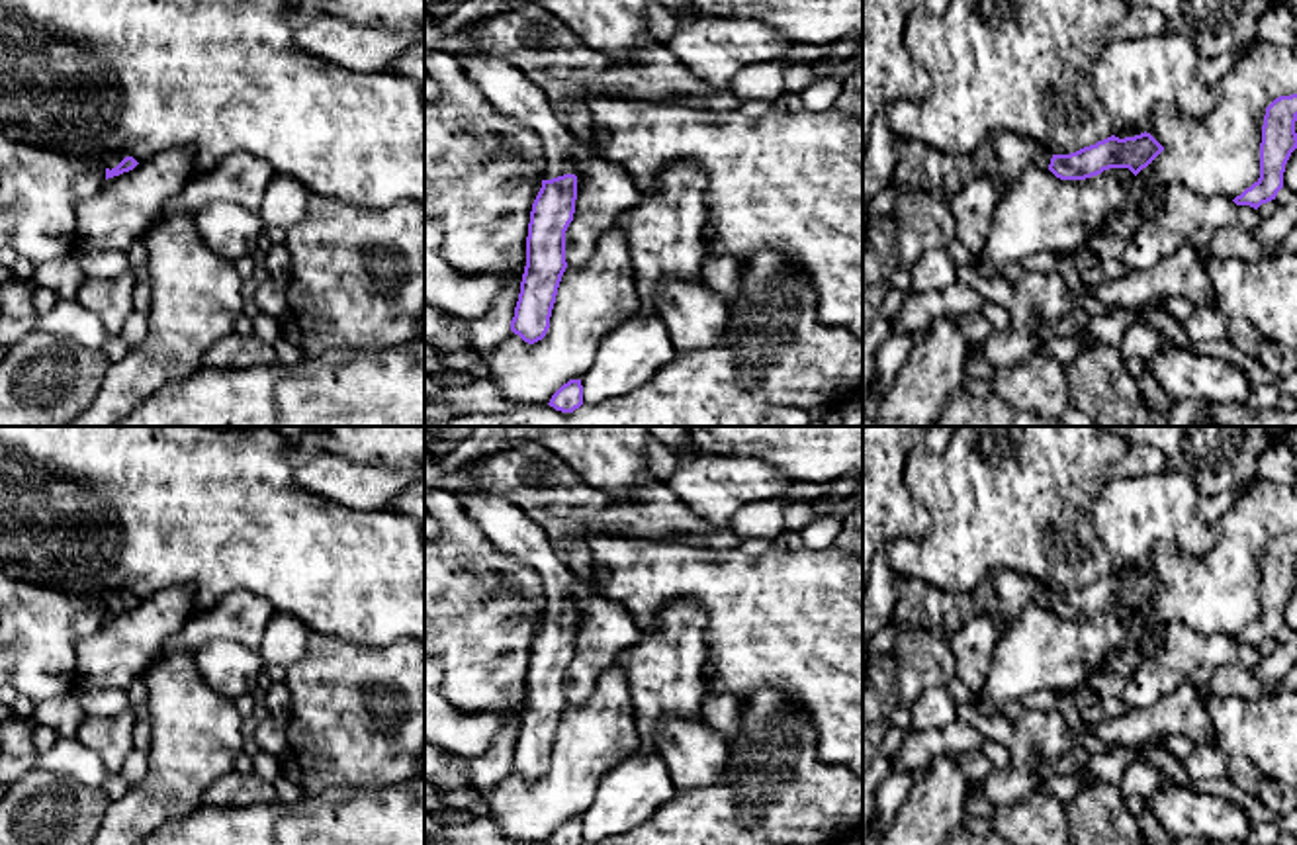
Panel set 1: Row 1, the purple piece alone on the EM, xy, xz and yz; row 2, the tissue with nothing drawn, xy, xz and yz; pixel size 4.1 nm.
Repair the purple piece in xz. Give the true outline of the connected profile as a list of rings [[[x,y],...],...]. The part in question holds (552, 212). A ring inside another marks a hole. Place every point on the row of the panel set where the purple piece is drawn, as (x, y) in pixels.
[[[493,55],[458,57],[462,70],[501,113],[514,117],[542,143],[546,170],[532,203],[526,266],[511,331],[524,342],[542,340],[550,329],[565,262],[565,231],[573,221],[577,176],[567,155],[577,145],[571,131],[558,119],[544,90],[509,61]]]

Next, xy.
[[[121,153],[104,155],[102,160],[106,164],[106,180],[129,172],[139,164],[133,156]]]

